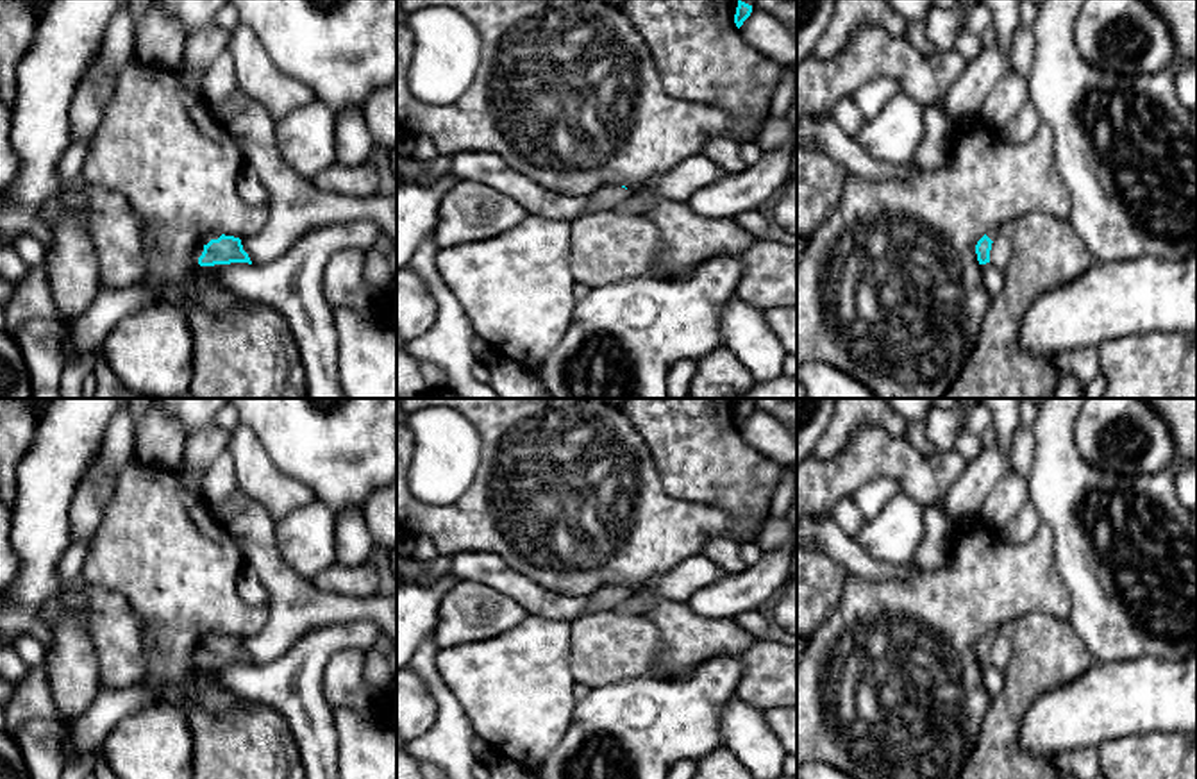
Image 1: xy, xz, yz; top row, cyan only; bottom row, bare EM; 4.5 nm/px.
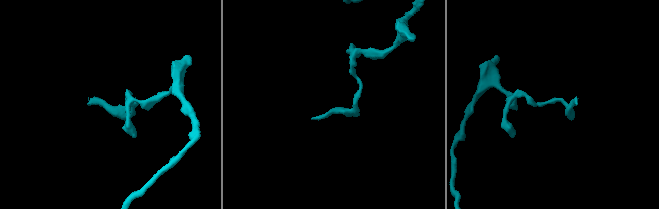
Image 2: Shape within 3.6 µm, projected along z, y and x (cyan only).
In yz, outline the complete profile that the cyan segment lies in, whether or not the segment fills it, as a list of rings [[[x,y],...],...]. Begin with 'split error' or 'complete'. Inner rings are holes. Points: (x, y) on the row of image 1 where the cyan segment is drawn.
split error | [[[992,229],[988,230],[975,245],[975,254],[977,254],[977,261],[979,264],[986,264],[990,263],[990,250],[992,250],[992,243],[993,239],[1002,234],[1006,229]]]

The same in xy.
split error | [[[220,232],[204,234],[204,252],[198,257],[200,266],[248,263],[248,254],[243,250],[241,239]]]

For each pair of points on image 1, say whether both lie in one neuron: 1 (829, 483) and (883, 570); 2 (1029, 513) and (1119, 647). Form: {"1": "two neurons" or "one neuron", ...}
{"1": "two neurons", "2": "two neurons"}

